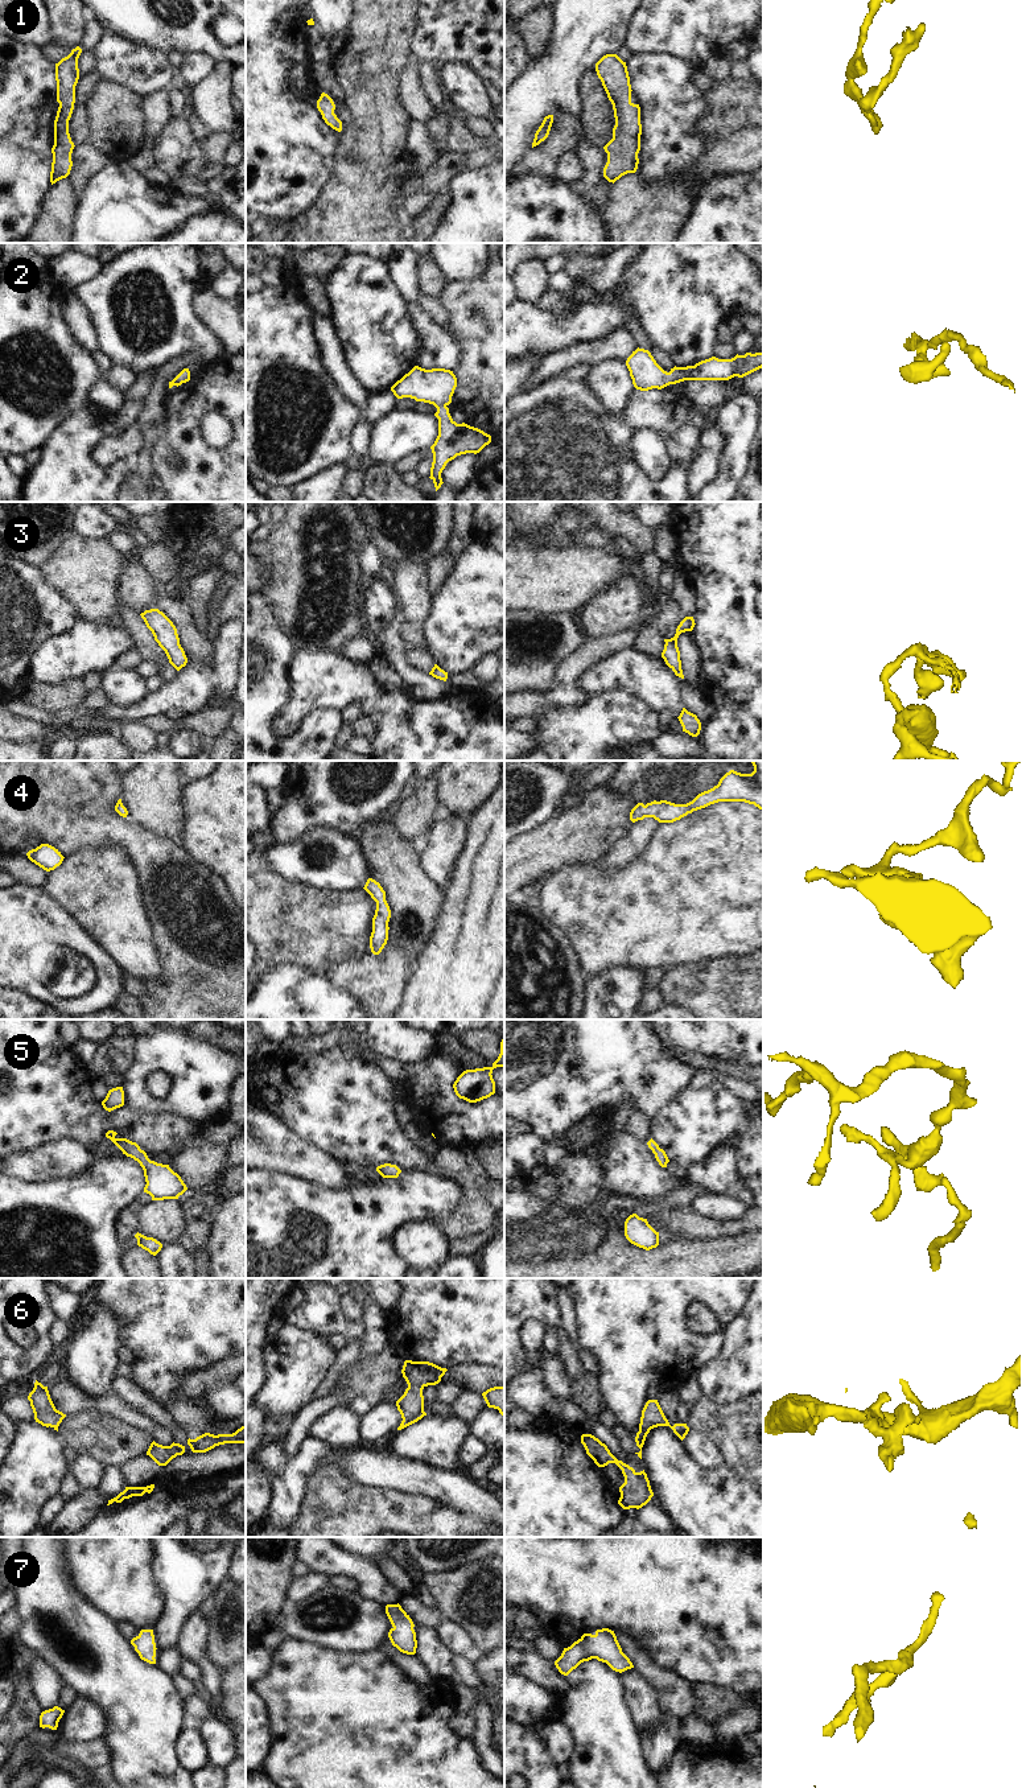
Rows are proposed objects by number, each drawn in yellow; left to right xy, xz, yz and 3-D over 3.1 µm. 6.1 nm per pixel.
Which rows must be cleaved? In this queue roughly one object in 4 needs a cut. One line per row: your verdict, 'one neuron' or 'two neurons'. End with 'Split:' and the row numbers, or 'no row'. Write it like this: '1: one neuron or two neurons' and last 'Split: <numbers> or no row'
1: one neuron
2: one neuron
3: one neuron
4: one neuron
5: one neuron
6: one neuron
7: one neuron
Split: no row

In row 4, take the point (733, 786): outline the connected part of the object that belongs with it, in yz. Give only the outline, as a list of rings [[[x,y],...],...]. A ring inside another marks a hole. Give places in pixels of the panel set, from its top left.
[[[751,761],[754,771],[751,774],[741,774],[734,770],[726,773],[713,788],[698,794],[692,802],[687,804],[675,804],[667,800],[651,802],[646,806],[638,803],[630,812],[630,820],[632,823],[643,820],[644,817],[654,817],[659,823],[673,823],[681,817],[692,813],[693,811],[705,808],[718,802],[745,802],[754,804],[763,811],[763,761]]]

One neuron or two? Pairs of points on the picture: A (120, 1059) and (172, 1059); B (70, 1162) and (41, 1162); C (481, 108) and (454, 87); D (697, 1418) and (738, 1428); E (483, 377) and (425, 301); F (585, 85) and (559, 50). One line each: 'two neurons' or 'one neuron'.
A: two neurons
B: one neuron
C: one neuron
D: one neuron
E: two neurons
F: two neurons

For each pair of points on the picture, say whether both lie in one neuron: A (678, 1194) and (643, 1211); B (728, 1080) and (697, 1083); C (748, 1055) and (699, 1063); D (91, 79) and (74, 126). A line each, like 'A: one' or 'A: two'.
A: one
B: one
C: two
D: one

